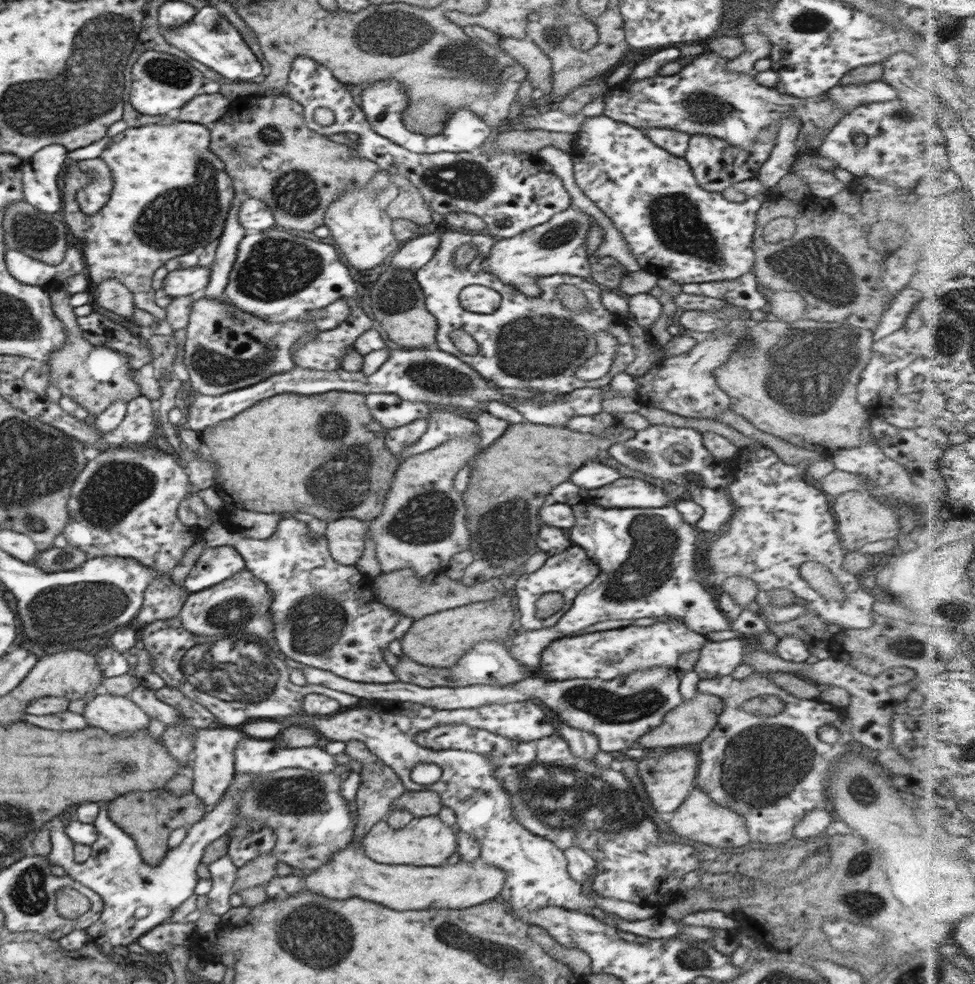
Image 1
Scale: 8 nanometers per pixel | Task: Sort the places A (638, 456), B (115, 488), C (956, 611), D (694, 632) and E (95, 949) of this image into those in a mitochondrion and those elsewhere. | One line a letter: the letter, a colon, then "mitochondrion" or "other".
A: mitochondrion
B: mitochondrion
C: mitochondrion
D: other
E: other

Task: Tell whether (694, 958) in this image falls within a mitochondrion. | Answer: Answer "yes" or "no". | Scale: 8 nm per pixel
yes

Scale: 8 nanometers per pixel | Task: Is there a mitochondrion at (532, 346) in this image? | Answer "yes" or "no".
yes

